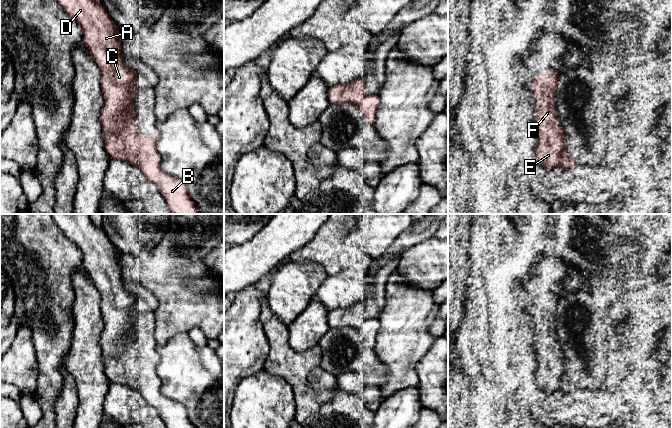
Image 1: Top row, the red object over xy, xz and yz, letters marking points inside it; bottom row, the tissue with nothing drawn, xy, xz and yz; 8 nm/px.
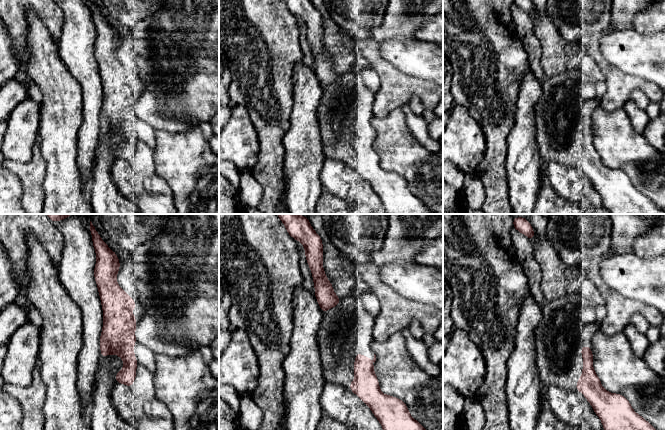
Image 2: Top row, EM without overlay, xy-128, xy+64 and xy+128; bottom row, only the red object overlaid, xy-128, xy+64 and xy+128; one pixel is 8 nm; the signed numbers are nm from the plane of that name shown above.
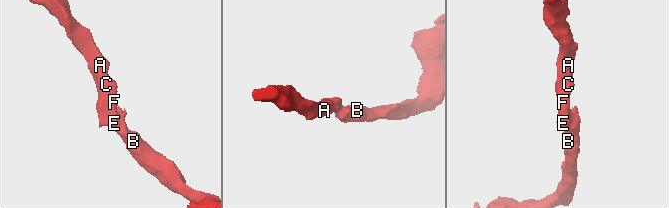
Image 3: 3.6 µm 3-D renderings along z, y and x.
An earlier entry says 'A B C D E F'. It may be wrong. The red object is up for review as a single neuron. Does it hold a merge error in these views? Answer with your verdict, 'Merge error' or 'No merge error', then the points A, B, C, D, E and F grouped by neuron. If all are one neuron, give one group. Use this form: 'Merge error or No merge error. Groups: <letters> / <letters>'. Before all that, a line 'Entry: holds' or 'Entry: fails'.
Entry: holds
No merge error. Groups: A B C D E F

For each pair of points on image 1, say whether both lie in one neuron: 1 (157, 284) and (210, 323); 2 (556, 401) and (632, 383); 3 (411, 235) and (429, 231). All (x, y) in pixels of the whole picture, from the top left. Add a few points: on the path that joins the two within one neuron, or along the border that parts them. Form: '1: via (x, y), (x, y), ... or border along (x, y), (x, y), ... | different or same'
1: via (170, 293), (187, 310), (197, 311) | same
2: via (575, 401), (613, 401) | same
3: via (415, 235), (425, 234) | same

